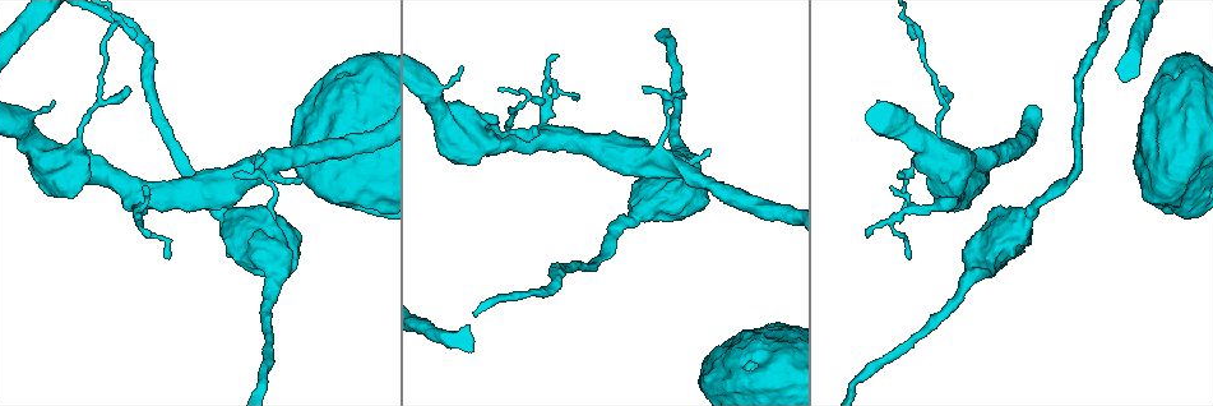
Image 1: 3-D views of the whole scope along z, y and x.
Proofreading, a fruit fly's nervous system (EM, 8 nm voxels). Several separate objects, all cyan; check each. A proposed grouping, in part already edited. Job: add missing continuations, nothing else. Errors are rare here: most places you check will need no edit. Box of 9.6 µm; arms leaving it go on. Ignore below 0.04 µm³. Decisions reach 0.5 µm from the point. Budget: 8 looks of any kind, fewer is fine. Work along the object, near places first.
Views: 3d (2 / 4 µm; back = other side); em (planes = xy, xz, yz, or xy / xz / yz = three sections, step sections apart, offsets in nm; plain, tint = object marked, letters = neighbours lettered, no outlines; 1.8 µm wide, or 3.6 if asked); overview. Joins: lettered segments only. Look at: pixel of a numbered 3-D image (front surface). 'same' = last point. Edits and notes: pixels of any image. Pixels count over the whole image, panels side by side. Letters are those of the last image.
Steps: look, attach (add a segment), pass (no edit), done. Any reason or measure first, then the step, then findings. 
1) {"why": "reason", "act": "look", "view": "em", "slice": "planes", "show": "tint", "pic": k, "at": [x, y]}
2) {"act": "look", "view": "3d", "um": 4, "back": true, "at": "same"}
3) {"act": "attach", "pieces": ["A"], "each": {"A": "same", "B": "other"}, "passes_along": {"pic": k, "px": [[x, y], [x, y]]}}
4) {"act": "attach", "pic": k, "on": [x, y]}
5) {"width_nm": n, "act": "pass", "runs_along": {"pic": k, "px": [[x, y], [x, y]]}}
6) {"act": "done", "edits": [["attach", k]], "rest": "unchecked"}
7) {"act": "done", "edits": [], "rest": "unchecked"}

{"why": "sudden change in width", "act": "look", "view": "em", "slice": "planes", "show": "tint", "pic": 1, "at": [967, 279]}

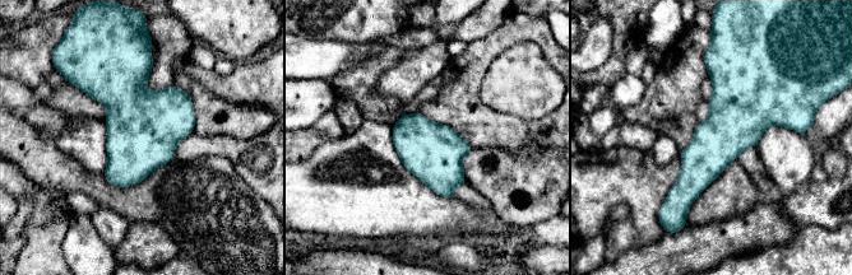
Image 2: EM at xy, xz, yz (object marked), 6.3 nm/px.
{"act": "look", "view": "em", "slice": "planes", "show": "letters", "at": "same"}

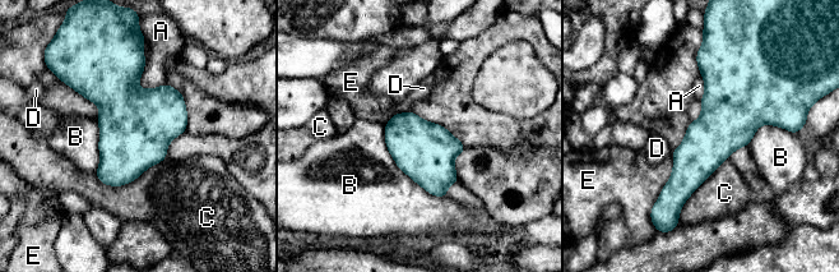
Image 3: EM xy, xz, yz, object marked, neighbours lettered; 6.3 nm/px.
{"longest_contact_nm": ["B", 600], "act": "pass", "each": {"A": "other", "B": "other", "C": "other", "D": "other", "E": "other"}, "found": "no lettered segment goes on from it"}

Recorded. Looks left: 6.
{"act": "look", "view": "3d", "um": 4, "pic": 1, "at": [710, 150]}

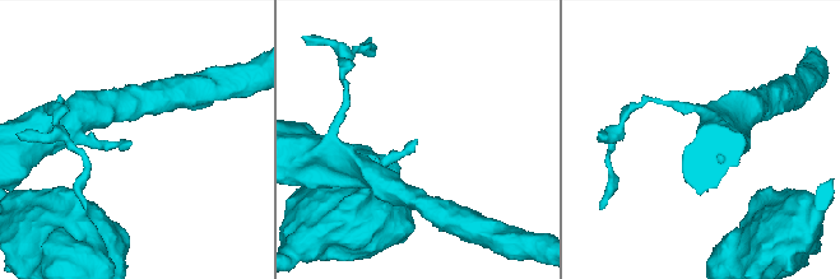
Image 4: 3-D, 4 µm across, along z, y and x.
{"act": "look", "view": "em", "um": 3.6, "slice": "planes", "show": "letters", "pic": 4, "at": [415, 140]}

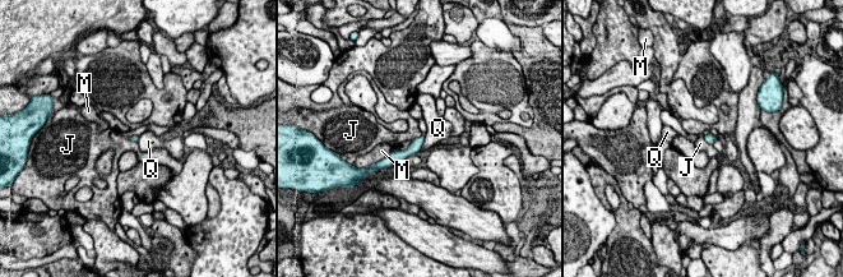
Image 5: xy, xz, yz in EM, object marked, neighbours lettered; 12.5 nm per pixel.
{"longest_contact_nm": ["M", 240], "act": "pass", "each": {"J": "other", "M": "other", "Q": "other"}, "found": "no lettered segment goes on from it"}

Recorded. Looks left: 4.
{"why": "tapers out", "act": "look", "view": "em", "slice": "planes", "show": "letters", "pic": 1, "at": [52, 100]}

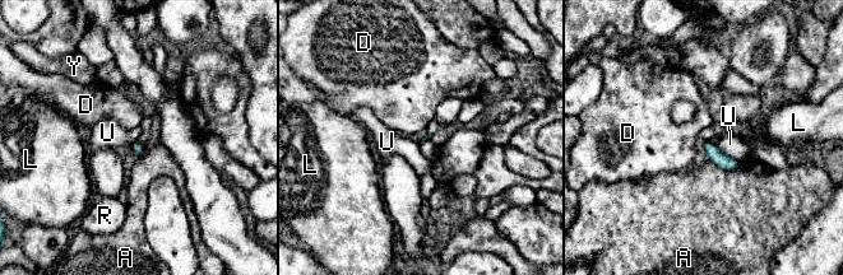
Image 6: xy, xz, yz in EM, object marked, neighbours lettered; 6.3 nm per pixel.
{"act": "pass", "each": {"A": "other", "D": "other", "L": "other", "R": "other", "U": "other", "Y": "other"}, "border": {"pic": 6, "px": [[714, 145], [739, 161]]}, "found": "no lettered segment goes on from it"}

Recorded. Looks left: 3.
{"why": "thin end", "act": "look", "view": "3d", "um": 4, "pic": 1, "at": [127, 88]}

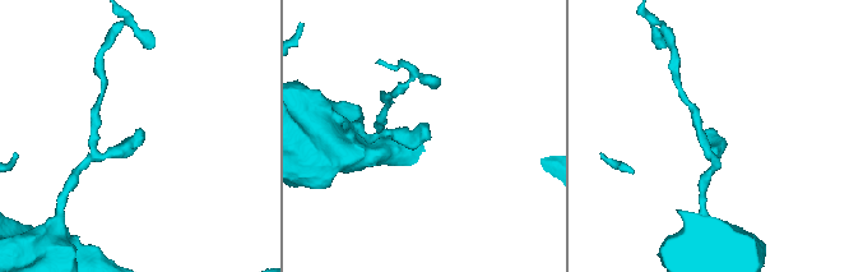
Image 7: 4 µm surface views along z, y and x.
{"why": "now the EM", "act": "look", "view": "em", "slice": "xy", "step": 4, "show": "letters", "pic": 7, "at": [425, 123]}

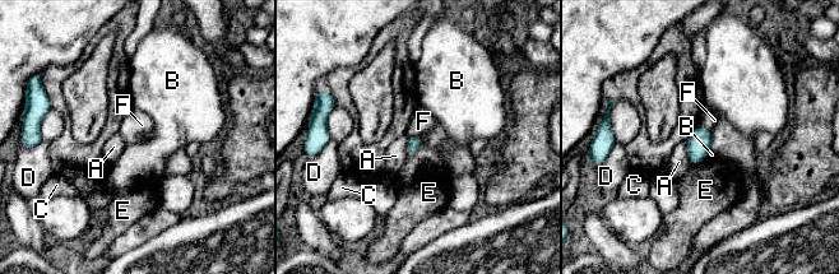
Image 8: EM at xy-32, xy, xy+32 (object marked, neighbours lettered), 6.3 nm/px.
{"act": "pass", "each": {"A": "other", "B": "other", "C": "other", "D": "other", "E": "other", "F": "other"}, "found": "none of them fits"}

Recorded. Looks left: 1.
{"act": "done", "edits": [], "rest": "unchecked"}

